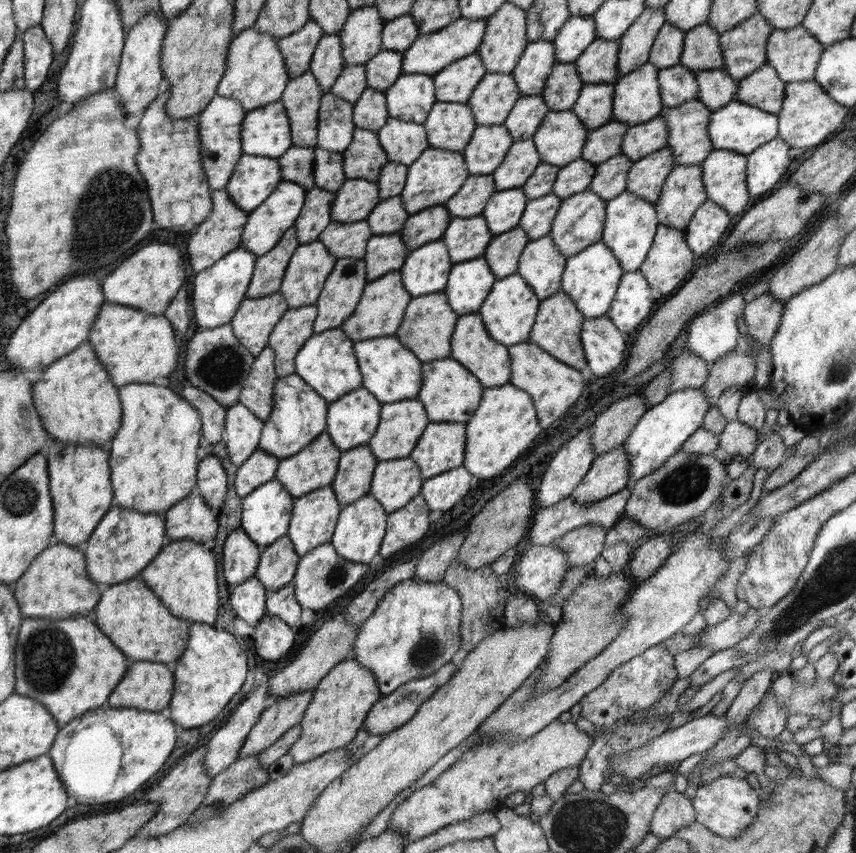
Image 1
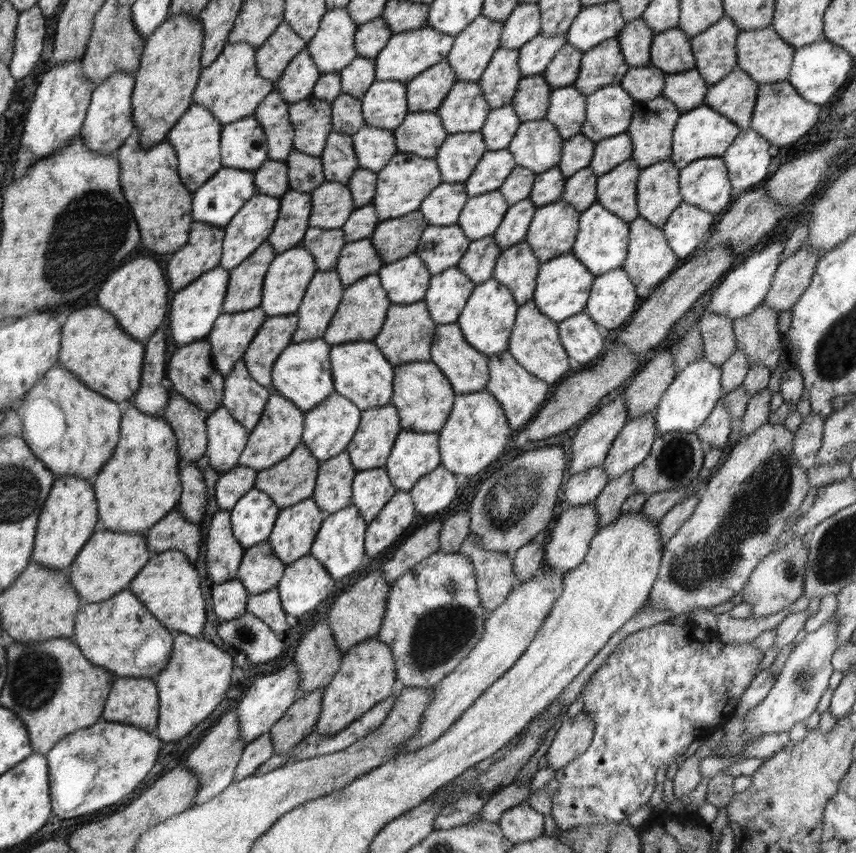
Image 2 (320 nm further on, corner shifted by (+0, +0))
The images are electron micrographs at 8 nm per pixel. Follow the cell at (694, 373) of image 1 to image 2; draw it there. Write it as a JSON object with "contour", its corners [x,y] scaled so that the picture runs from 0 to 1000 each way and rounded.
{"contour":[[[824,365],[815,380],[820,396],[820,422],[842,431],[843,427],[855,417],[860,411],[855,382],[853,373]]]}

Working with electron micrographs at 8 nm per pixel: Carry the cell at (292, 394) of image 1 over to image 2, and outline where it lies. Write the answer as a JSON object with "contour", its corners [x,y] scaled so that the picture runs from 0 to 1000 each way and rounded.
{"contour":[[[315,456],[315,464],[306,482],[306,488],[297,504],[291,506],[290,521],[280,532],[277,544],[290,546],[299,553],[314,550],[324,542],[332,539],[343,530],[343,525],[353,519],[355,504],[356,484],[353,483],[342,471],[332,467],[324,457]]]}

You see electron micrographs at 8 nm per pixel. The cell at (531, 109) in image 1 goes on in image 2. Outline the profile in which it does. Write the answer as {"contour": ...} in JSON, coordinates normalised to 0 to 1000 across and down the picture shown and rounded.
{"contour":[[[597,123],[574,128],[562,150],[568,176],[591,175],[603,157],[609,141]]]}

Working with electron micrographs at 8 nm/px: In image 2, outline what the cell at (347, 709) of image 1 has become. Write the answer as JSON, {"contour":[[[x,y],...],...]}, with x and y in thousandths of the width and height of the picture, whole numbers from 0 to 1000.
{"contour":[[[435,748],[409,758],[398,771],[395,788],[377,808],[375,836],[367,857],[375,862],[389,862],[403,855],[440,823],[456,818],[463,797],[463,782],[453,756]]]}

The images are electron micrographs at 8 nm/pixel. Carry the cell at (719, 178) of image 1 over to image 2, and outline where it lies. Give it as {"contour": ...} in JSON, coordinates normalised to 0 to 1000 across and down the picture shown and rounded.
{"contour":[[[843,184],[815,185],[793,199],[793,222],[797,234],[814,242],[833,254],[842,252],[855,237],[852,202]]]}

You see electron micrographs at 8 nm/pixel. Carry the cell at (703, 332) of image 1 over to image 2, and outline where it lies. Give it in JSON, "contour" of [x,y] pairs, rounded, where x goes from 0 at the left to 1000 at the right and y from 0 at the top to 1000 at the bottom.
{"contour":[[[902,283],[891,292],[882,293],[861,313],[850,317],[832,343],[826,363],[839,368],[839,370],[853,373],[853,377],[860,377],[864,373],[871,373],[874,368],[884,362],[900,340],[907,315],[912,308],[911,300],[916,295],[916,287],[916,283]]]}

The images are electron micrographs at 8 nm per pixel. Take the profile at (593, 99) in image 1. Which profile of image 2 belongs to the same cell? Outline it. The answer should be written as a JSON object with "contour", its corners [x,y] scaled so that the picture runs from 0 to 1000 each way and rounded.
{"contour":[[[669,100],[646,102],[643,109],[643,127],[637,140],[646,143],[659,163],[679,155],[685,138],[685,110]]]}

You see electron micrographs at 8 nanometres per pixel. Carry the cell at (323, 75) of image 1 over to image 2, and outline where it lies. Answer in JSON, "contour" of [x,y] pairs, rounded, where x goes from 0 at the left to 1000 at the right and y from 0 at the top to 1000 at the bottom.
{"contour":[[[357,55],[339,69],[328,90],[320,96],[321,104],[326,106],[332,120],[348,120],[363,111],[375,87]]]}

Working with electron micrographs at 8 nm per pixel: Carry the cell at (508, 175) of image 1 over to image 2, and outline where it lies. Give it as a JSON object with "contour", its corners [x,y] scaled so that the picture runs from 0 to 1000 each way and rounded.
{"contour":[[[592,174],[568,177],[543,213],[544,227],[555,231],[583,223],[603,193],[599,181]]]}

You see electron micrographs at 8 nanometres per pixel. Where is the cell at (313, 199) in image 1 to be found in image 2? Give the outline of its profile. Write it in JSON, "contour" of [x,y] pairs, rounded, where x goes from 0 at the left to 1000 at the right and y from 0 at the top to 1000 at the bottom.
{"contour":[[[339,222],[327,231],[327,246],[319,265],[319,271],[313,275],[312,283],[319,288],[321,298],[350,287],[357,268],[361,266],[361,253],[364,246],[363,226],[348,225]]]}

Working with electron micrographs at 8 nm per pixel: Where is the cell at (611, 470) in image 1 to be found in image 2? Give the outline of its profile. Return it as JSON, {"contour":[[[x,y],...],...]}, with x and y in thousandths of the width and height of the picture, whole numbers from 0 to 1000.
{"contour":[[[763,484],[732,494],[715,518],[710,533],[702,544],[713,562],[739,551],[748,542],[752,542],[759,531],[768,512]]]}

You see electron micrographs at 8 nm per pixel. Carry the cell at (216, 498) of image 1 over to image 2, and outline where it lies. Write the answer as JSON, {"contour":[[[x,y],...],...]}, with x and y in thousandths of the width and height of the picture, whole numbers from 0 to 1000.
{"contour":[[[229,542],[209,551],[213,579],[203,598],[222,612],[234,613],[241,600],[241,566]]]}

